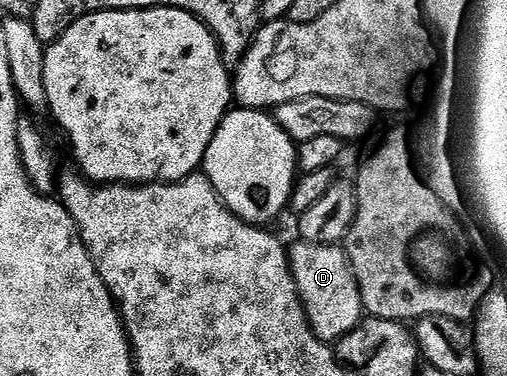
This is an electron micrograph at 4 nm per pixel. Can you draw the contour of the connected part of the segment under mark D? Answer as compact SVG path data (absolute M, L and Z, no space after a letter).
M298 242L288 252L290 272L298 287L298 296L311 317L317 318L326 312L326 316L334 325L331 328L317 329L318 339L323 342L337 342L359 325L363 315L362 295L354 274L350 271L350 261L345 251L332 244L308 244Z

